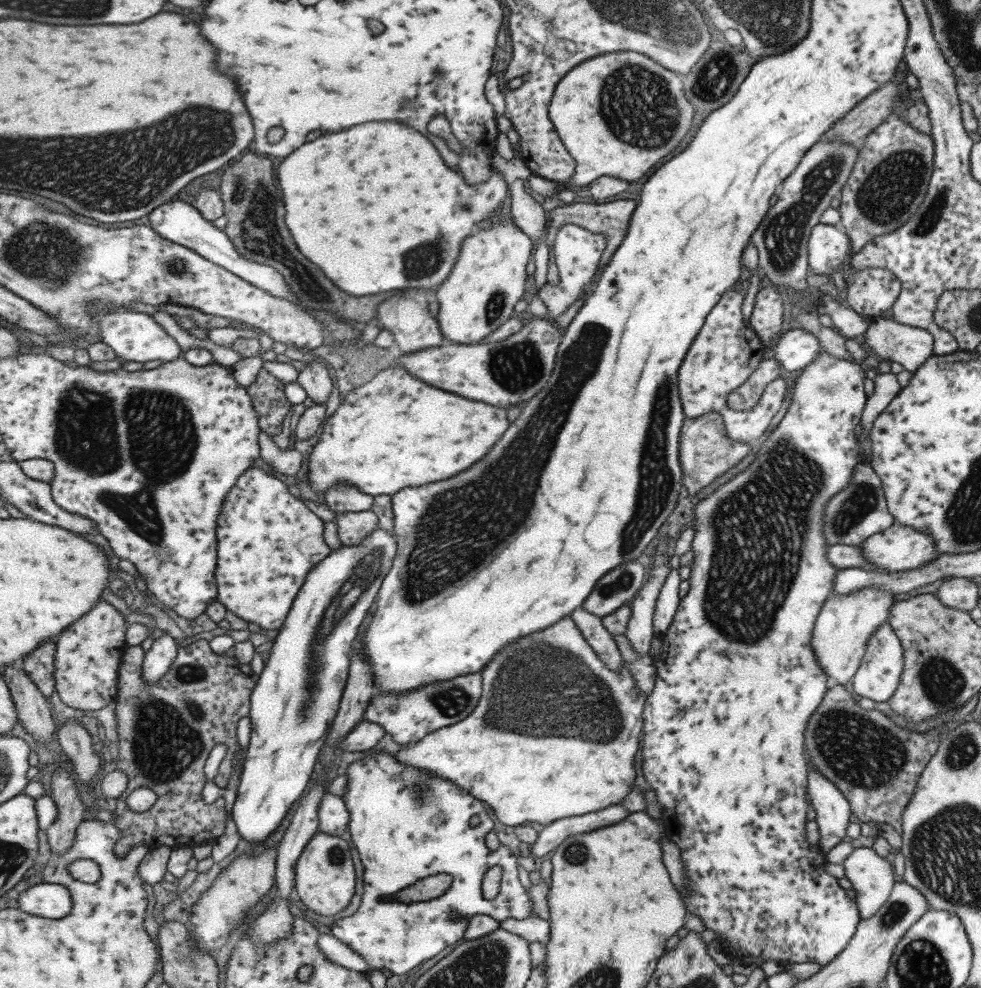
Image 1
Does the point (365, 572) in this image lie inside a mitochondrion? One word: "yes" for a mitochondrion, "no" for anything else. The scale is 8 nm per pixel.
yes

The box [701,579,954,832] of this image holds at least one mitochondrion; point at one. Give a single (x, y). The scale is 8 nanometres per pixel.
(863, 751)

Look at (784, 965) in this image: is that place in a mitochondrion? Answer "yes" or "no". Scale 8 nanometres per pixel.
no

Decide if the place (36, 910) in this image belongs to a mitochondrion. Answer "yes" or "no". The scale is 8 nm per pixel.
no

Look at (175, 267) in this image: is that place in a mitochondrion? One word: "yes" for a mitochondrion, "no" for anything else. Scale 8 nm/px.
yes

